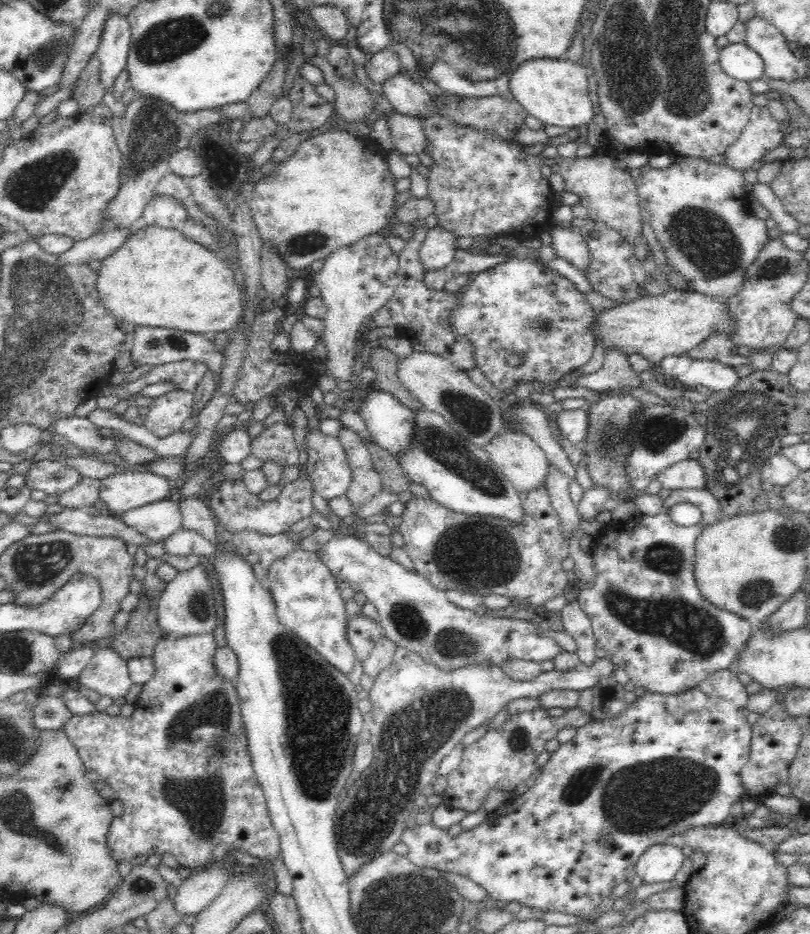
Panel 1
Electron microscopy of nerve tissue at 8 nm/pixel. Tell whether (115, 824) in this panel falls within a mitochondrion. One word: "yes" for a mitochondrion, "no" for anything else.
no

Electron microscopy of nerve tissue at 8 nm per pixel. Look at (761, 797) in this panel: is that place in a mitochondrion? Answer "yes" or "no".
no

